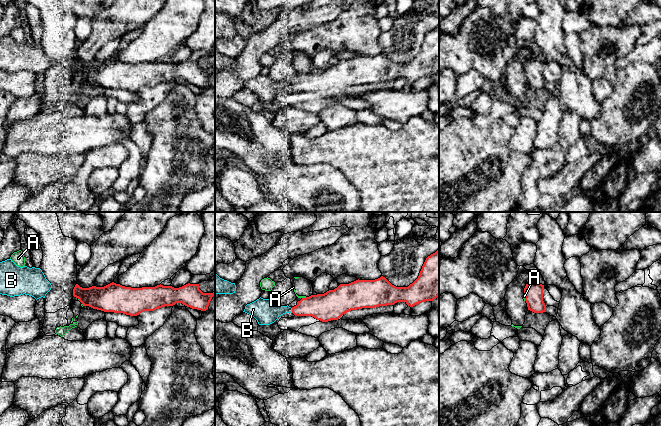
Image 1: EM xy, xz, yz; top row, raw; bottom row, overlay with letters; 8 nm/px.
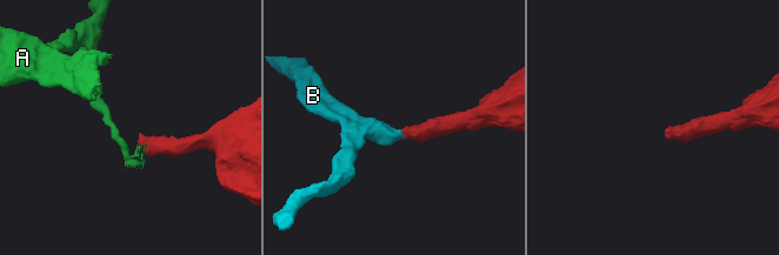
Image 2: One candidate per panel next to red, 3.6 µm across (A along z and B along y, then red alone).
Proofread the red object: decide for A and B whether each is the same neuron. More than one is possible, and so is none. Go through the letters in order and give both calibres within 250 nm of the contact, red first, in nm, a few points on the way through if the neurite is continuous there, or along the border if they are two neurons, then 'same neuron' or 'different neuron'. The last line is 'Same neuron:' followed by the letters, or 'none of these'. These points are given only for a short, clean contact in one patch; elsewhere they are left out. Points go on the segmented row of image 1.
A: 160 nm thick on the red side, 20 nm on the other; different neuron
B: 220 nm thick on the red side, 190 nm on the other; same neuron
Same neuron: B

